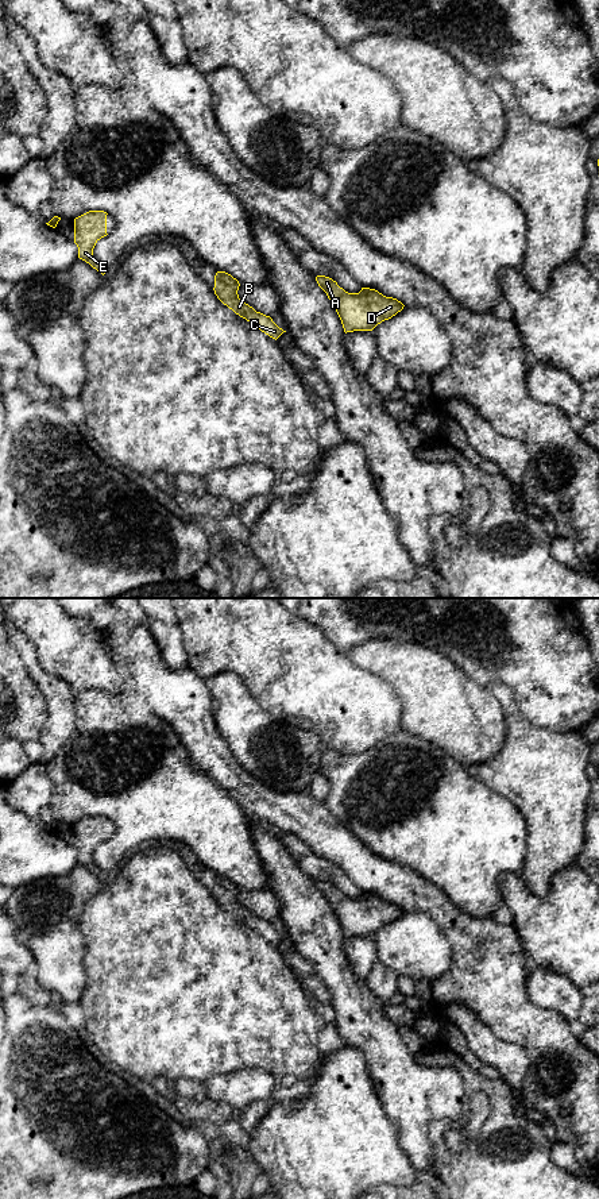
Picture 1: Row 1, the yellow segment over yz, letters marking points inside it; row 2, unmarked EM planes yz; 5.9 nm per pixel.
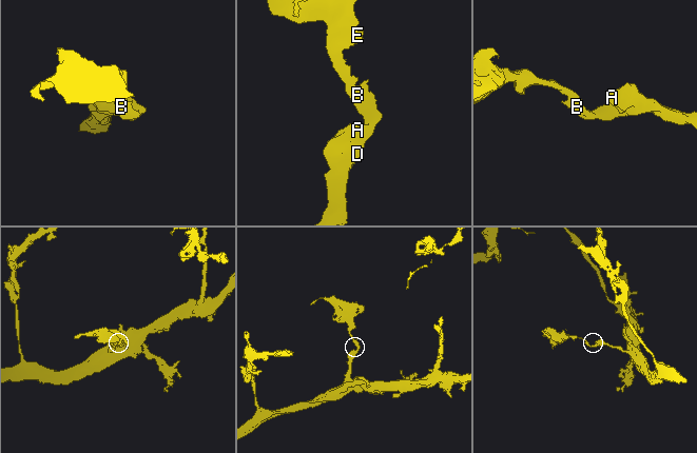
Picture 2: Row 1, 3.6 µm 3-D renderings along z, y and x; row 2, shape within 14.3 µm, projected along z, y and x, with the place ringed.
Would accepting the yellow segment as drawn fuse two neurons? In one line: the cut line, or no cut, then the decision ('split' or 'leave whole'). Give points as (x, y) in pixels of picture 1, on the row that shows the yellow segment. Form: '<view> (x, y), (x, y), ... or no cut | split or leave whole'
no cut | leave whole

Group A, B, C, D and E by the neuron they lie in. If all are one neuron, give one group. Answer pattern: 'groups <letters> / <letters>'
groups A B C D E

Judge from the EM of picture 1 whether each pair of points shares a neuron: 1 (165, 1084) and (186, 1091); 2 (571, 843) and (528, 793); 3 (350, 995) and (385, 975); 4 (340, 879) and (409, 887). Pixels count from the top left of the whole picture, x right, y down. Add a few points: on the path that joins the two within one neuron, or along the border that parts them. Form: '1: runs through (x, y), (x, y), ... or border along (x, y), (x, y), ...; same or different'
1: runs through (170, 1088), (181, 1088); same
2: runs through (559, 831), (538, 805); same
3: border along (366, 980), (370, 990), (385, 1003); different
4: border along (327, 860), (336, 864), (362, 891); different

